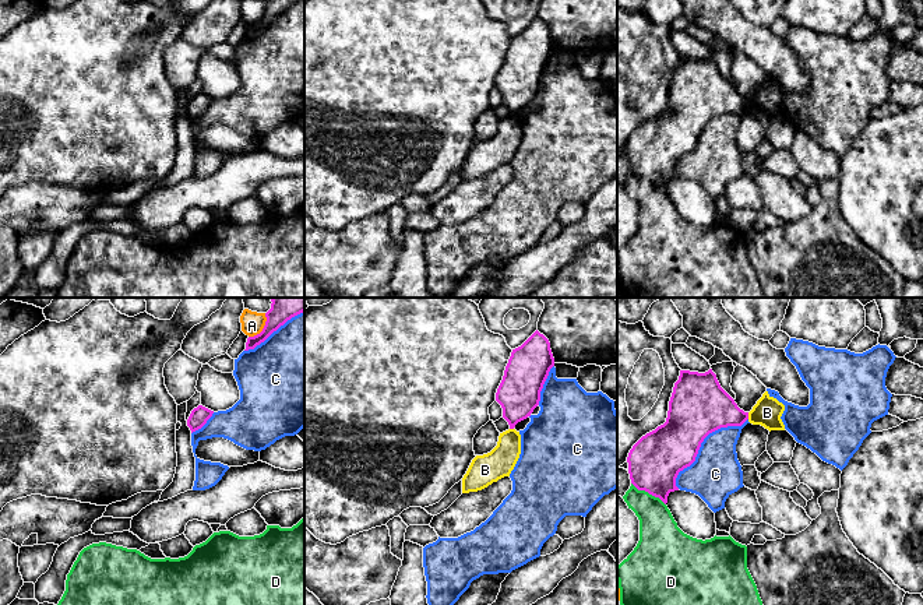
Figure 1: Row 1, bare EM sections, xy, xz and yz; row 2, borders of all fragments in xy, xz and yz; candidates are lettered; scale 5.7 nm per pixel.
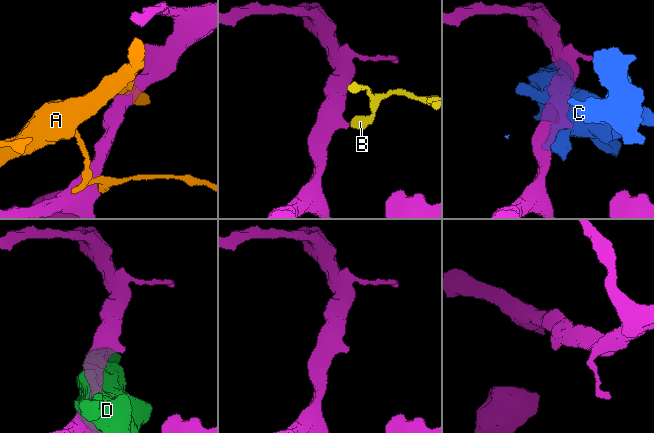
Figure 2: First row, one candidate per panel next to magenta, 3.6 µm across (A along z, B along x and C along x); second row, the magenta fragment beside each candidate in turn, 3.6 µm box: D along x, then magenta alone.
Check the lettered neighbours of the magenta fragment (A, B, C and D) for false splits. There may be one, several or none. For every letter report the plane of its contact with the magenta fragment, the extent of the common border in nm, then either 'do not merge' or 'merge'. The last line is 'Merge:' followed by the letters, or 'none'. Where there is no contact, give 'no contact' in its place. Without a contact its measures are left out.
A: xy | 170 nm | do not merge
B: yz | 40 nm | do not merge
C: yz | 550 nm | do not merge
D: yz | 240 nm | do not merge
Merge: none

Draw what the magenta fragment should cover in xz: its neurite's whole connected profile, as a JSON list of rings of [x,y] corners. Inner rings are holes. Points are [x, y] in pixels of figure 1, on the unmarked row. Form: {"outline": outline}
{"outline": [[[538,17],[512,36],[496,80],[496,88],[501,92],[510,116],[531,103],[539,92],[540,78],[553,53],[550,29]]]}

